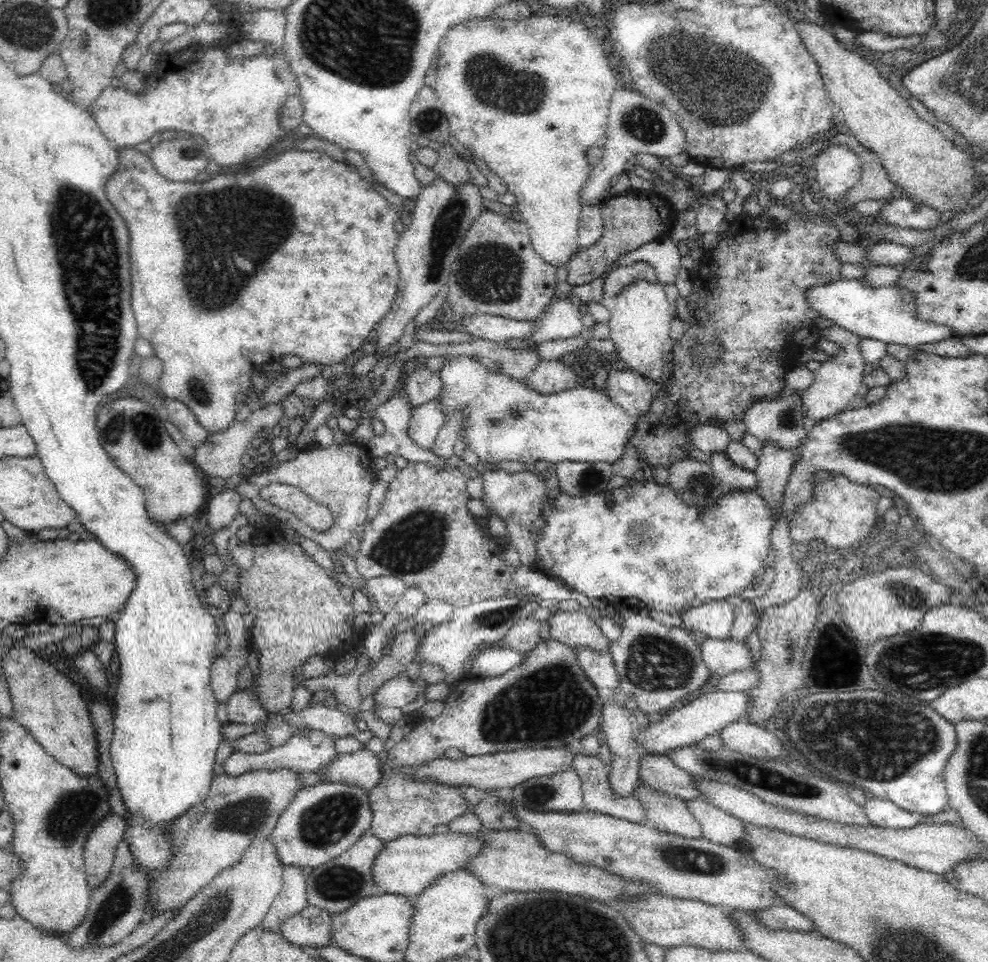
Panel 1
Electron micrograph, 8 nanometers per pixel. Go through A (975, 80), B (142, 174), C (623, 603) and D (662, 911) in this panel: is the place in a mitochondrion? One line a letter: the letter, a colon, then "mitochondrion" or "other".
A: mitochondrion
B: other
C: other
D: other

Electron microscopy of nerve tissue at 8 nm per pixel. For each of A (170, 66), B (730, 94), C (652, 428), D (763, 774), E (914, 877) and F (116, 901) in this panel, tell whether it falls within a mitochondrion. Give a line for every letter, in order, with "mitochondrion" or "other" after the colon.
A: other
B: mitochondrion
C: other
D: mitochondrion
E: other
F: mitochondrion

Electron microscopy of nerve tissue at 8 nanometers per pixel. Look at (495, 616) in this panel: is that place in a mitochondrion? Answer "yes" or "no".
yes

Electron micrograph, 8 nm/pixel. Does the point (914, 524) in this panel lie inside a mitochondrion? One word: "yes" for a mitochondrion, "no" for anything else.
no

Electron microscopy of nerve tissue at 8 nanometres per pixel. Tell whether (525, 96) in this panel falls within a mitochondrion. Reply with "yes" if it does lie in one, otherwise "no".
yes

